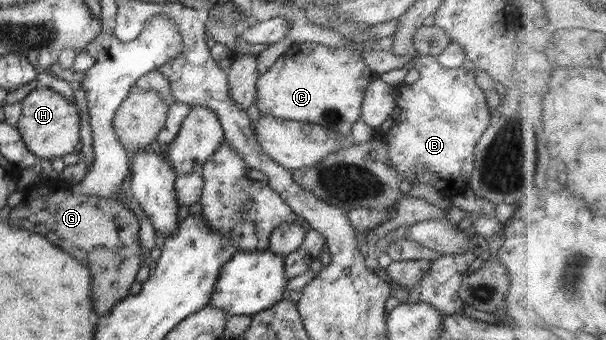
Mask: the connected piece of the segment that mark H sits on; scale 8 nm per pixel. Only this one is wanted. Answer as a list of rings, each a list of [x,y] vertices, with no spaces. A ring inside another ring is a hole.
[[[38,85],[21,101],[22,114],[16,127],[26,148],[39,159],[54,160],[81,151],[80,114],[76,103],[46,86]]]

